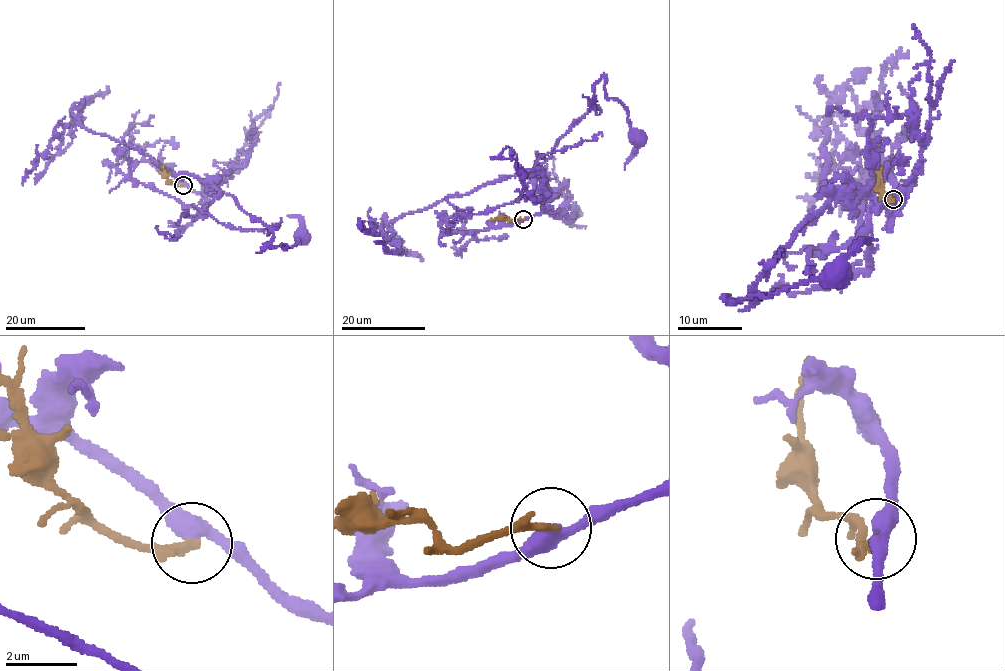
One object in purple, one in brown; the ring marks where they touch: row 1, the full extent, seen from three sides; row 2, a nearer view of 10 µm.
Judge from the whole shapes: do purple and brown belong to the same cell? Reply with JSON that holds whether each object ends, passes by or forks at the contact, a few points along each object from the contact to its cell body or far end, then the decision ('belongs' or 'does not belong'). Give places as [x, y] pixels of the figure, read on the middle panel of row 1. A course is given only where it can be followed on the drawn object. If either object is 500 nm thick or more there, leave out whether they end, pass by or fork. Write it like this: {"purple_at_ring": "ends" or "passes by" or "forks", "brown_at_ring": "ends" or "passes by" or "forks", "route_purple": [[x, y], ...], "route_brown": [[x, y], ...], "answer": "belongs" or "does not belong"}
{"purple_at_ring": "passes by", "brown_at_ring": "ends", "route_purple": [[523, 219], [546, 205], [535, 197], [535, 170], [591, 109], [603, 75], [606, 94], [622, 103], [638, 138]], "route_brown": [[523, 219], [495, 220]], "answer": "does not belong"}

